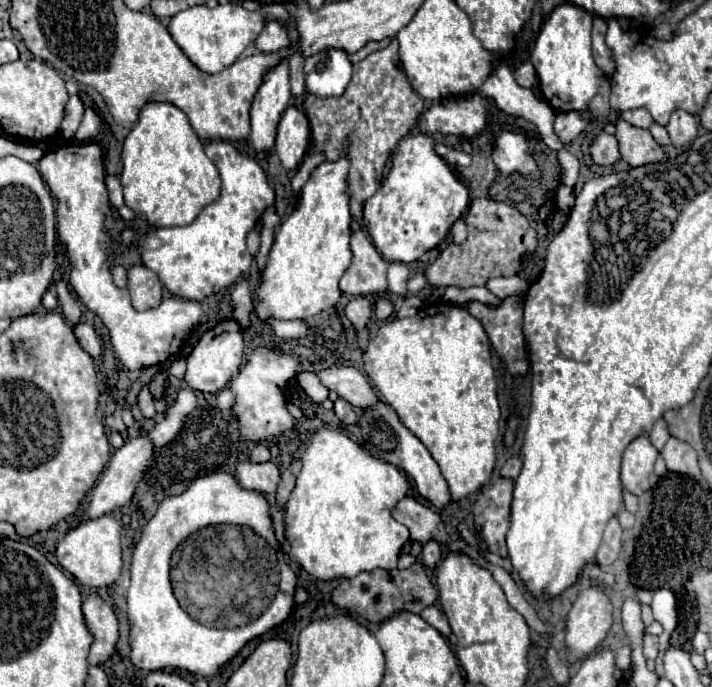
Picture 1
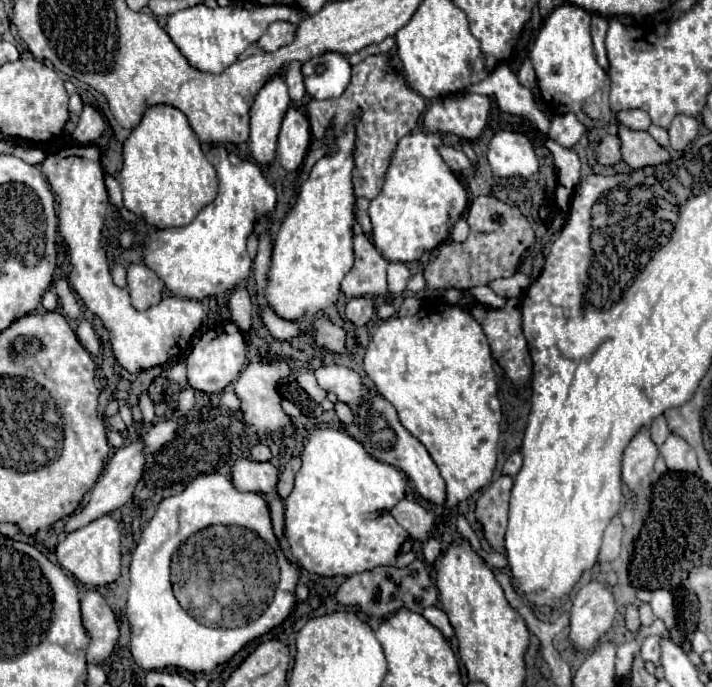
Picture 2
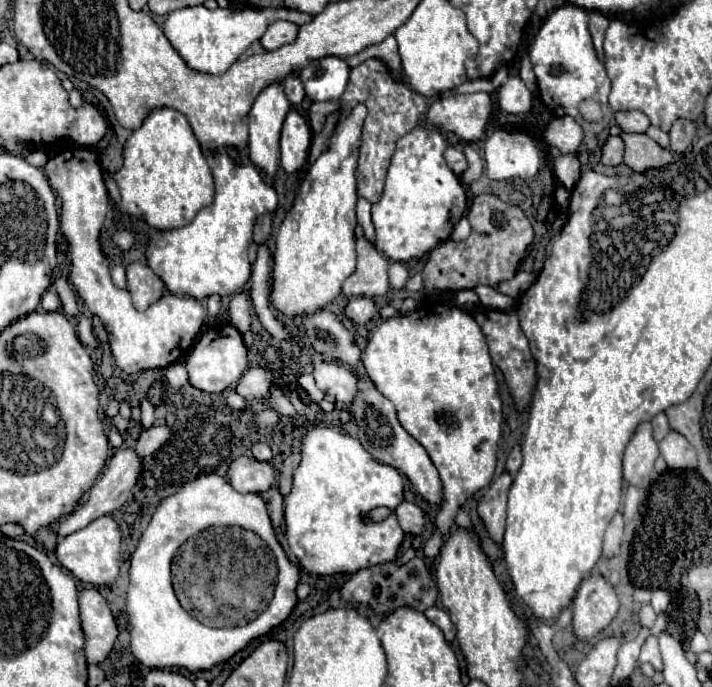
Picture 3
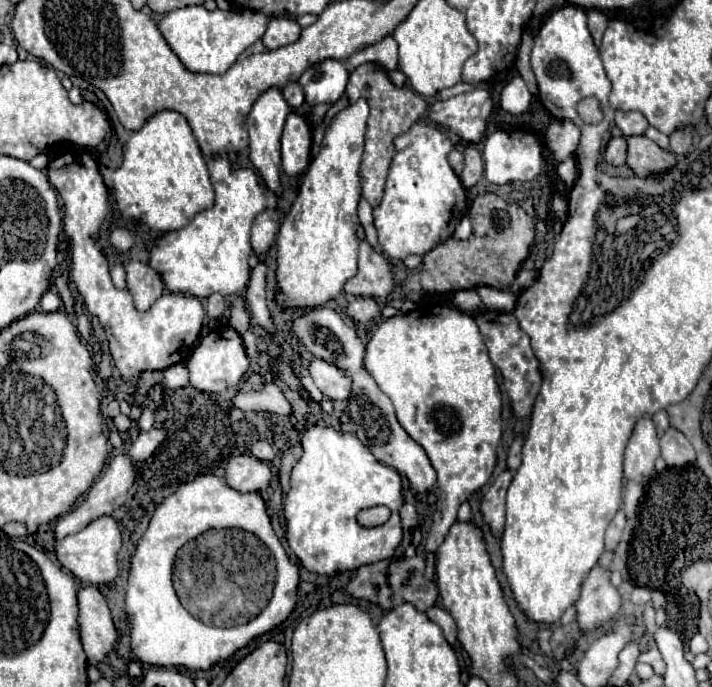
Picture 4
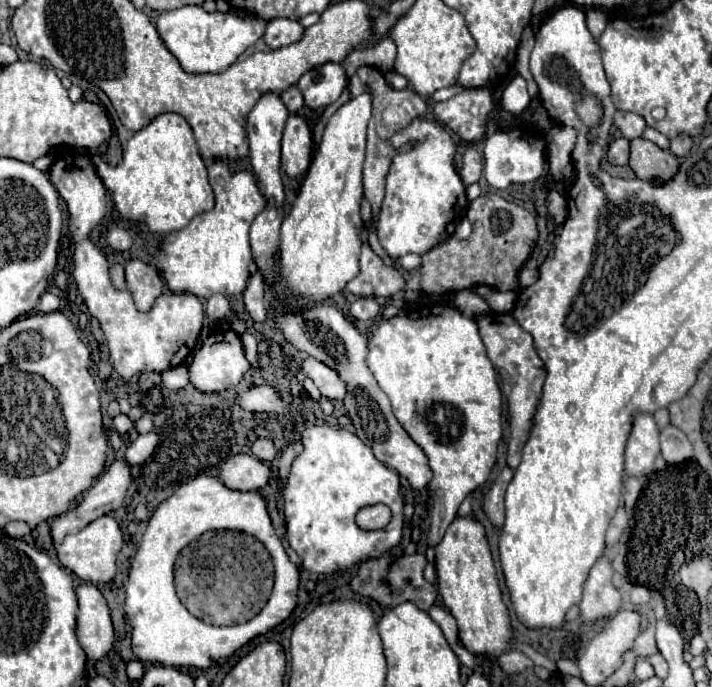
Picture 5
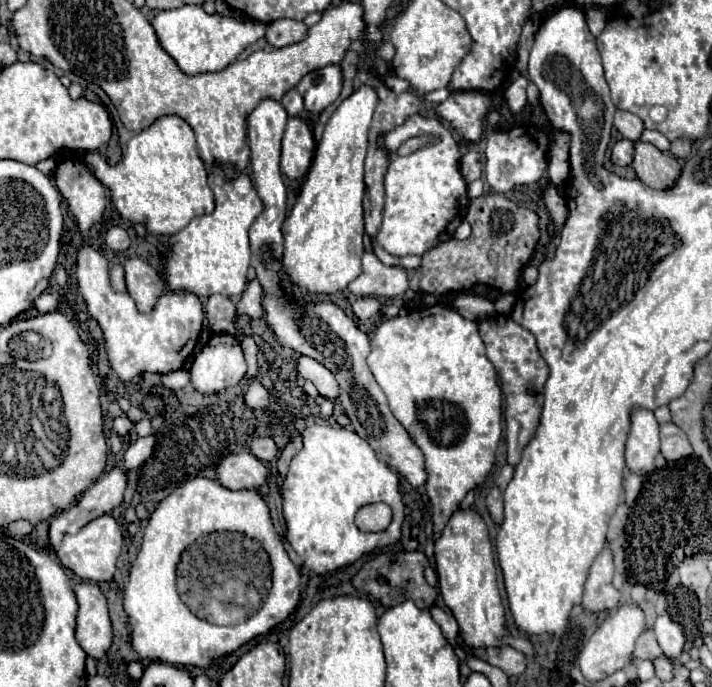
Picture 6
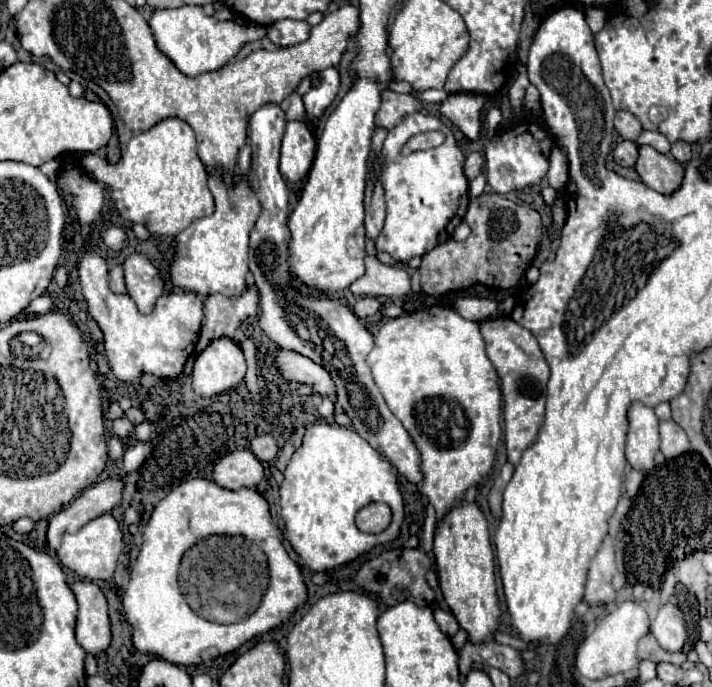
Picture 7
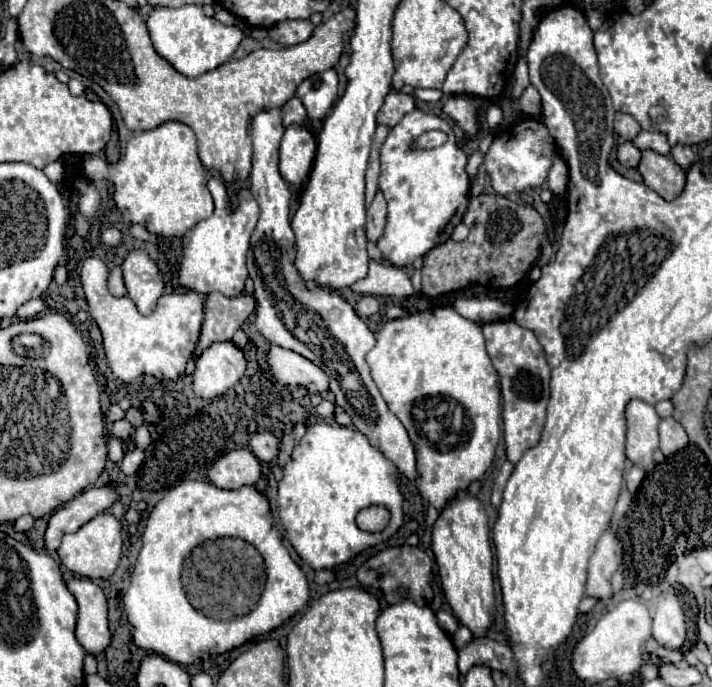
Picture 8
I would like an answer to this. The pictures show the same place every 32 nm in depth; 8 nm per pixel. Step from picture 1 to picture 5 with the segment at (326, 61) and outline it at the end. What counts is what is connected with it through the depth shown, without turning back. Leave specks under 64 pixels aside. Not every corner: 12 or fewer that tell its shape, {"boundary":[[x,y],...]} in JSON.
{"boundary":[[326,62],[300,78],[308,108],[336,102],[346,88],[346,70]]}

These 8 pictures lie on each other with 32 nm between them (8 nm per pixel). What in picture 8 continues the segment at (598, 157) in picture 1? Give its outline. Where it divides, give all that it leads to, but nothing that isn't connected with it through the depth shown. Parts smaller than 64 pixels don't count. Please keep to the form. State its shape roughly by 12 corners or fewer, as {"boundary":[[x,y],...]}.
{"boundary":[[624,142],[616,150],[622,166],[636,168],[640,150],[632,142]]}

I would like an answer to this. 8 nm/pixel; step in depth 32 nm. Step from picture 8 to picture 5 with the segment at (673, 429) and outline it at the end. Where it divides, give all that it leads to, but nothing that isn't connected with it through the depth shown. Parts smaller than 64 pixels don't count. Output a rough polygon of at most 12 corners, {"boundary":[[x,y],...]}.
{"boundary":[[670,424],[660,432],[662,456],[682,464],[694,456],[686,434]]}

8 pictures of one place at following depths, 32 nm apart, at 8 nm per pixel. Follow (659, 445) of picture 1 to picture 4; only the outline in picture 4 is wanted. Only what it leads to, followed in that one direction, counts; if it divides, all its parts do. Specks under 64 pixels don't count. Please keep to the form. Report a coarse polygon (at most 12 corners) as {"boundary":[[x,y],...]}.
{"boundary":[[664,410],[652,416],[658,438],[662,438],[668,426],[668,414]]}

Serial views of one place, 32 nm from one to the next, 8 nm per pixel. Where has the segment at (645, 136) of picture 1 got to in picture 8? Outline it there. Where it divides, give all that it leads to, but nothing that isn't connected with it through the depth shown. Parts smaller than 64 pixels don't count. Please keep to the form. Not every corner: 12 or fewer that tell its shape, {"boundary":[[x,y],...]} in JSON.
{"boundary":[[642,150],[638,172],[666,200],[684,188],[686,172],[654,150]]}

